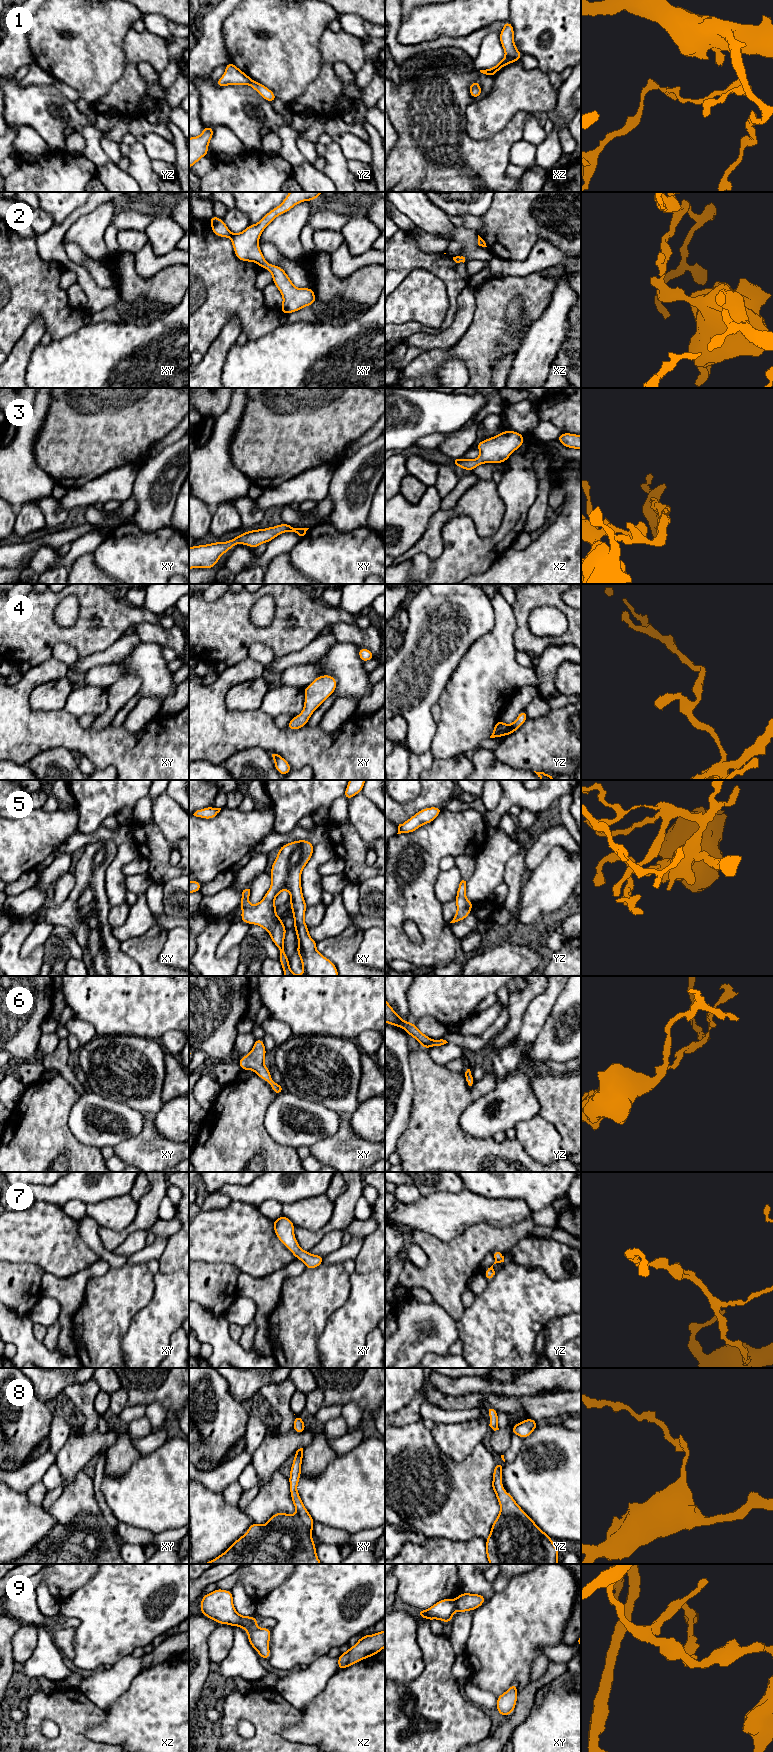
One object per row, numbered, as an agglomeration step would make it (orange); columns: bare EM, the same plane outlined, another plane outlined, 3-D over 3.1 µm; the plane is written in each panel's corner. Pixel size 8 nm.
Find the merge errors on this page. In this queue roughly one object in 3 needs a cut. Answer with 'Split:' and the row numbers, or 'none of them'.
Split: 1, 9

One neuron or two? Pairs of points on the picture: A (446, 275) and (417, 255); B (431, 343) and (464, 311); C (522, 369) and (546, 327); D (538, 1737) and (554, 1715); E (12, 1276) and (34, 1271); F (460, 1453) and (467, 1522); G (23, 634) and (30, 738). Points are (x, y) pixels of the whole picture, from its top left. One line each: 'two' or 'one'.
A: one
B: one
C: one
D: one
E: one
F: two
G: two

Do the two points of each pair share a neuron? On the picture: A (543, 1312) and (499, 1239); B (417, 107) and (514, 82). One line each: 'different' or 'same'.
A: different
B: different

